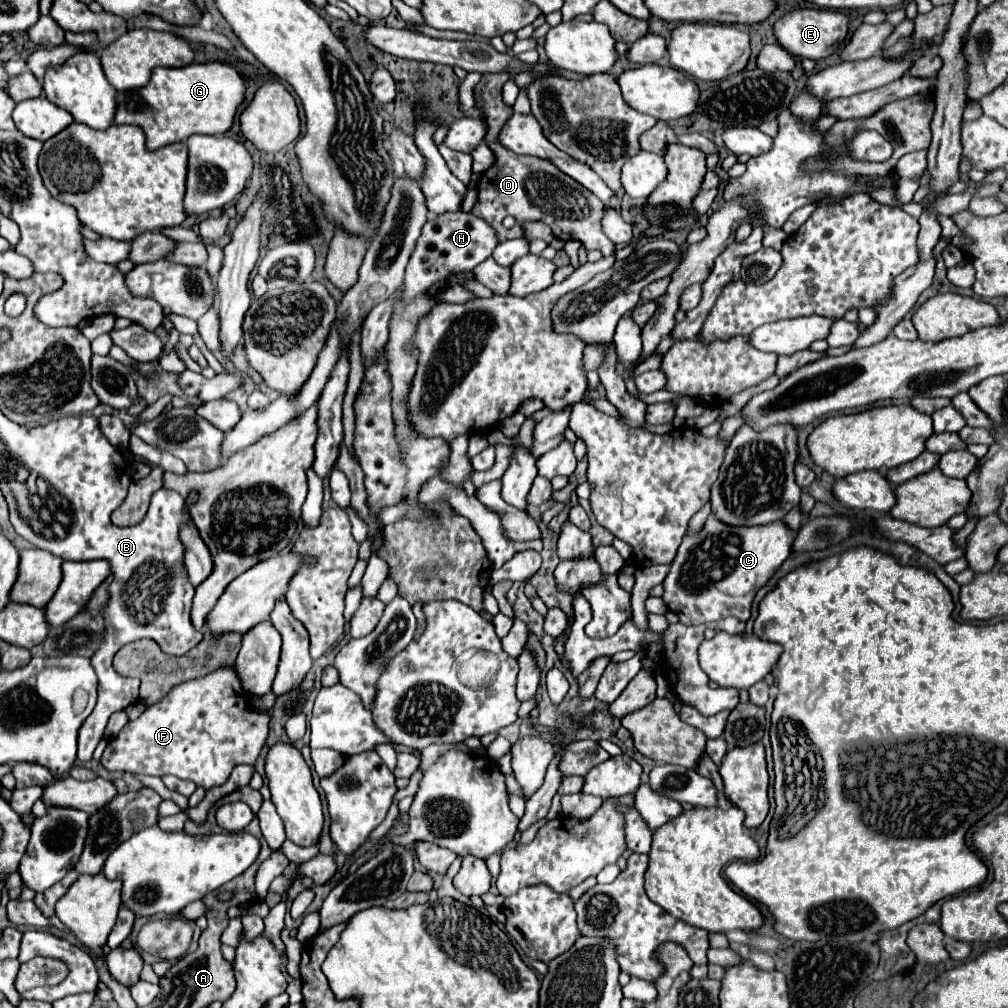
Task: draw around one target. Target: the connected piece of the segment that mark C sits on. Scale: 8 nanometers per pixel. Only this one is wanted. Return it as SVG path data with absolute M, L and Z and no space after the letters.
M710 515L700 533L684 537L664 579L664 603L680 617L682 625L702 625L726 617L748 621L758 589L788 559L794 535L784 521L764 527L730 527Z

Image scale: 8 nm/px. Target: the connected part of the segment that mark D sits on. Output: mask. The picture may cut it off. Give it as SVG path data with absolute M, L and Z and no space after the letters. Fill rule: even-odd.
M486 73L486 75L482 75L482 79L476 87L476 91L482 91L482 107L488 117L488 125L490 125L486 141L488 141L488 147L496 155L496 163L480 179L480 185L478 185L480 197L478 197L478 203L472 209L472 213L476 217L482 217L484 221L488 221L498 231L498 241L522 237L520 223L544 221L546 225L552 227L552 233L556 239L562 239L562 241L576 239L588 251L596 249L604 257L614 255L616 245L604 235L604 231L600 227L600 217L604 217L604 207L608 207L608 203L604 203L602 199L596 199L596 195L592 195L592 191L588 191L580 183L572 181L568 175L560 173L552 163L538 159L538 157L512 155L510 151L502 149L496 143L498 131L502 129L506 119L512 115L512 107L506 107L502 103L502 85L508 79L510 79L510 75L506 75L506 73L494 73L494 75ZM508 215L514 217L518 225L506 229L502 225L502 221Z

